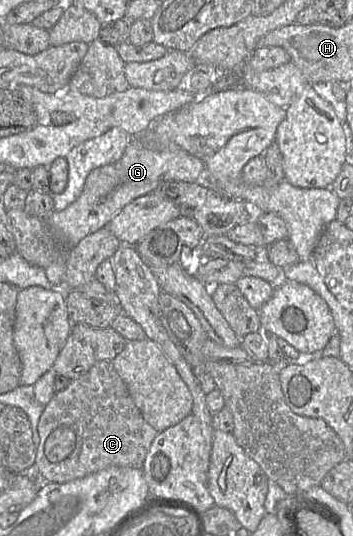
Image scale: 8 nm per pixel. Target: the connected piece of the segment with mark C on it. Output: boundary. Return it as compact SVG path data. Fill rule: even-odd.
M97 361L86 373L72 379L68 387L55 392L44 407L38 423L40 442L37 447L34 475L43 482L67 483L110 467L142 469L151 444L159 434L142 417L127 386L112 361Z

